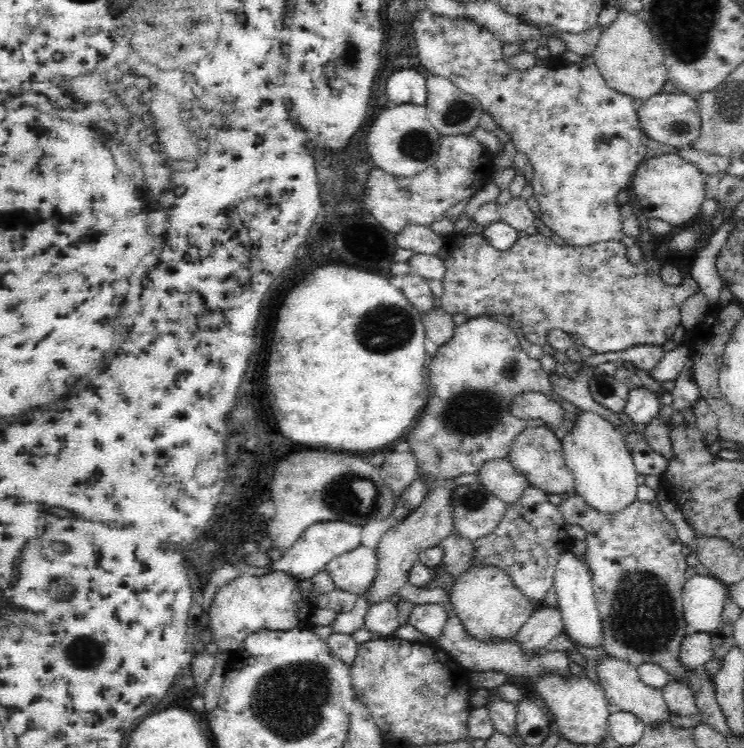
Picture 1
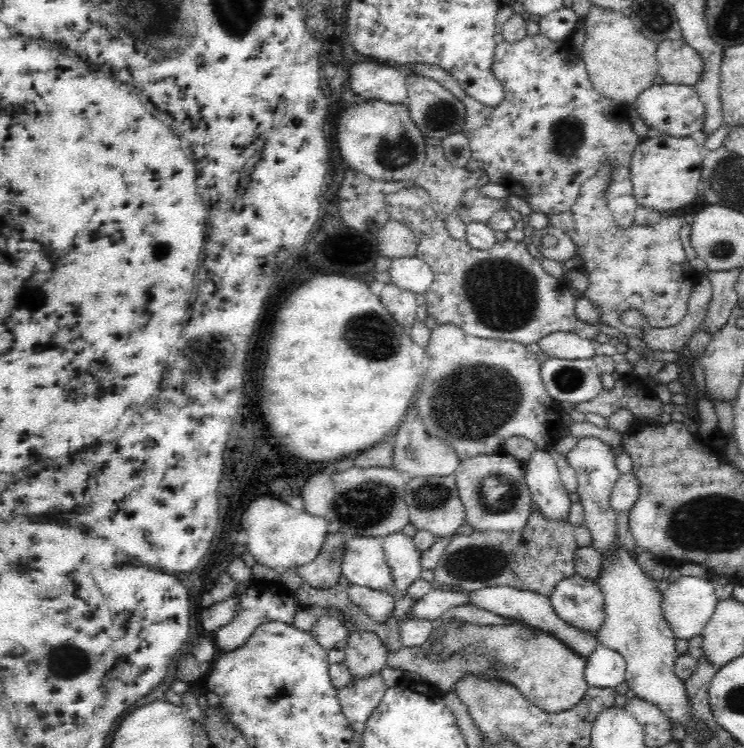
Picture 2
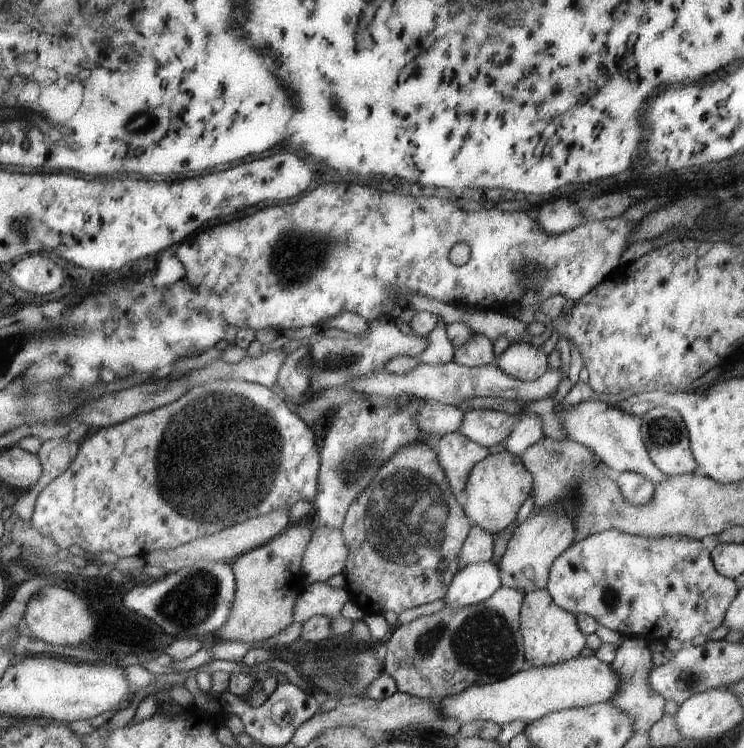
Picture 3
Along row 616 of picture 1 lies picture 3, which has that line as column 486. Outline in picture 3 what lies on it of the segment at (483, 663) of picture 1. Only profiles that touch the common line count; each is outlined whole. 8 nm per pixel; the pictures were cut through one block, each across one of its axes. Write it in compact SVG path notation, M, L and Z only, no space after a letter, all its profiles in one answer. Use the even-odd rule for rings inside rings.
M454 431L439 438L435 452L451 492L456 498L462 500L469 470L489 455L487 448Z

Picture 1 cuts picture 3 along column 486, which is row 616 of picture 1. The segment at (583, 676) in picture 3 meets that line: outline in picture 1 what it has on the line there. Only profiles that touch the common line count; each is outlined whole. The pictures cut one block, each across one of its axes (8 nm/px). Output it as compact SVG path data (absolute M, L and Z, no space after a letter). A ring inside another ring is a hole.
M695 574L686 579L682 593L687 634L715 631L728 600L728 586L710 574Z

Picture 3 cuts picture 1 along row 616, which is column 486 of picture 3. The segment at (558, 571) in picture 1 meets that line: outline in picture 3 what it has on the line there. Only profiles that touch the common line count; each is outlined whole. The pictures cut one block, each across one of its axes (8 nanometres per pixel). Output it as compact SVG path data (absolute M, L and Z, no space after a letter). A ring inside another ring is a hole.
M491 561L471 563L453 576L443 602L449 608L472 606L487 600L501 586L497 565Z

